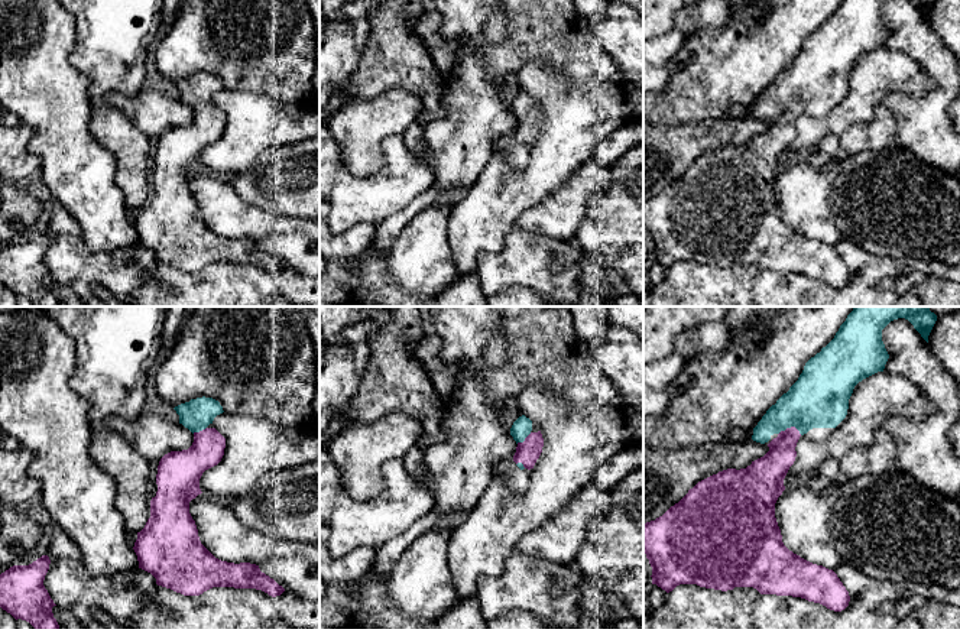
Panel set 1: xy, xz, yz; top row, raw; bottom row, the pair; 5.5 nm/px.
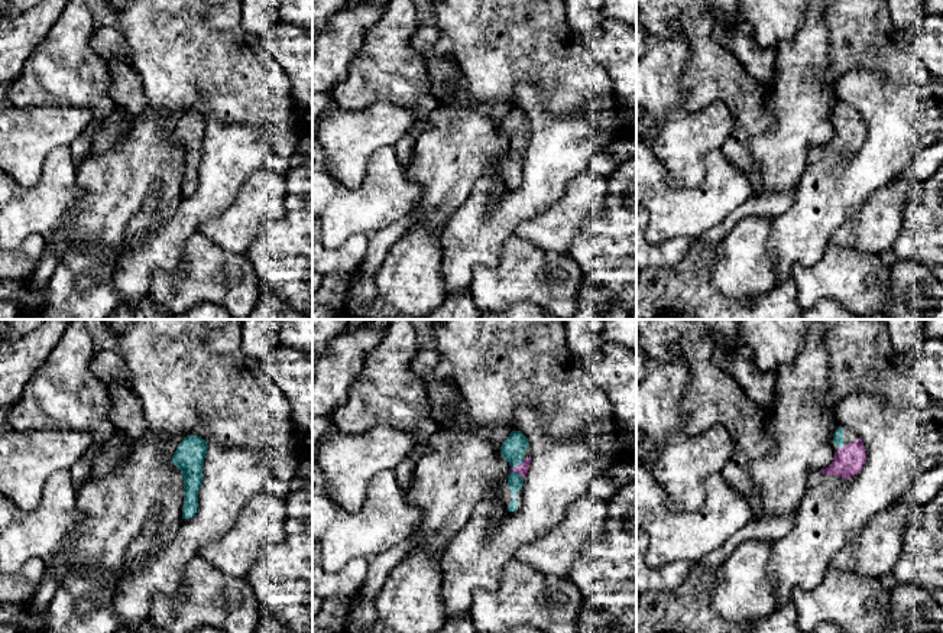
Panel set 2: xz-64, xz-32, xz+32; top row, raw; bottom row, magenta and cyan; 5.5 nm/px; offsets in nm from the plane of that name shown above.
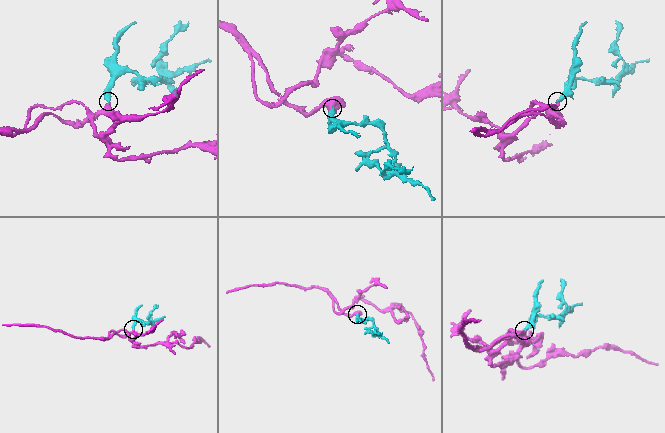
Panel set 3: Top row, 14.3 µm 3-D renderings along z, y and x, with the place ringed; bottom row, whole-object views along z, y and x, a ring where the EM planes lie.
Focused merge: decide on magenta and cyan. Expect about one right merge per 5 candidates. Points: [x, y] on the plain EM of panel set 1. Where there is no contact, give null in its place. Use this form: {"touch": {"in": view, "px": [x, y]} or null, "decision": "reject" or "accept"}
{"touch": {"in": "yz", "px": [790, 104]}, "decision": "accept"}

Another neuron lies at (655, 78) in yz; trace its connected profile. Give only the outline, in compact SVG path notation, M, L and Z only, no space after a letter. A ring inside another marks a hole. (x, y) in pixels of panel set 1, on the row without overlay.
M643 61L643 94L659 93L669 81L669 74L665 67L656 67Z

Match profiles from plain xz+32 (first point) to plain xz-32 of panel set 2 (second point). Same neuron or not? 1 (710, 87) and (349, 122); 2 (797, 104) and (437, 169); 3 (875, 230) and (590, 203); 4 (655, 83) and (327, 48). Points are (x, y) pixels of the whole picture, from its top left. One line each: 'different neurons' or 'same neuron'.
1: different neurons
2: same neuron
3: same neuron
4: same neuron

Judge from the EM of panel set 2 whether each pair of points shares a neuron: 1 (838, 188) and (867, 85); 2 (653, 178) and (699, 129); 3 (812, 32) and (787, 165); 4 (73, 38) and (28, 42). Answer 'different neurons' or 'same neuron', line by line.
1: same neuron
2: different neurons
3: same neuron
4: different neurons

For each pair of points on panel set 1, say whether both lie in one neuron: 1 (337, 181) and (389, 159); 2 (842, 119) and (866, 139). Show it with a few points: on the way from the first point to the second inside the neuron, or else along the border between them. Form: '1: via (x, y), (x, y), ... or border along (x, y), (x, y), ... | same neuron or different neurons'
1: via (352, 184), (373, 184), (383, 174) | same neuron
2: border along (876, 104), (872, 120), (852, 125), (839, 138) | different neurons

